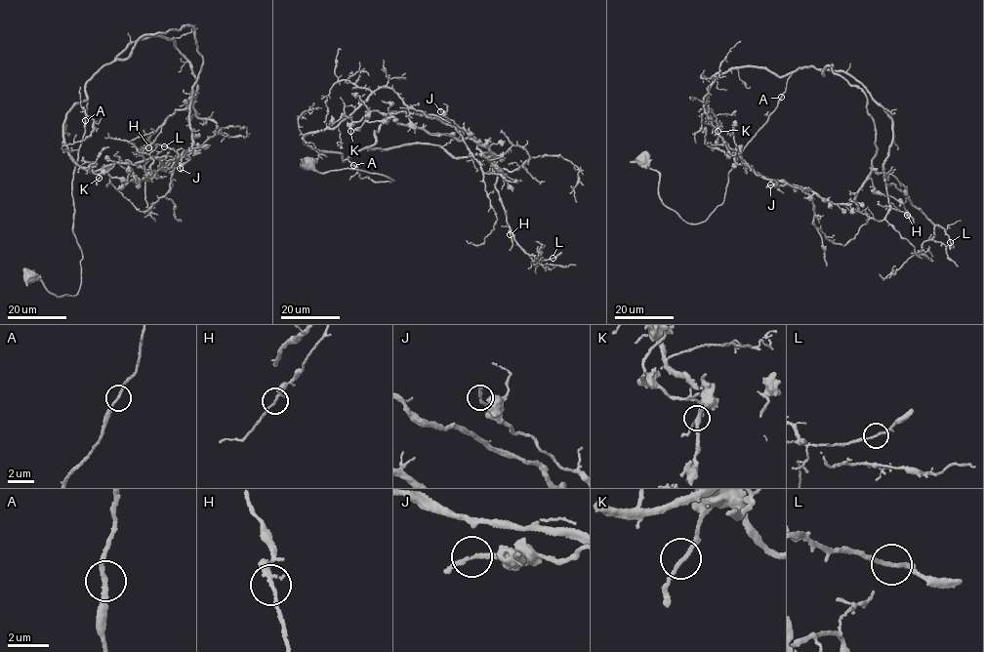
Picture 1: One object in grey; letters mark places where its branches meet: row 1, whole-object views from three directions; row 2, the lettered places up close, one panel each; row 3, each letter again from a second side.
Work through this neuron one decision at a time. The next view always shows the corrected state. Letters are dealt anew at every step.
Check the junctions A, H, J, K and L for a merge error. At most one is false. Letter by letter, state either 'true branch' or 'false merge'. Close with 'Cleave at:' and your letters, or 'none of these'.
A: true branch
H: true branch
J: true branch
K: true branch
L: true branch
Cleave at: none of these

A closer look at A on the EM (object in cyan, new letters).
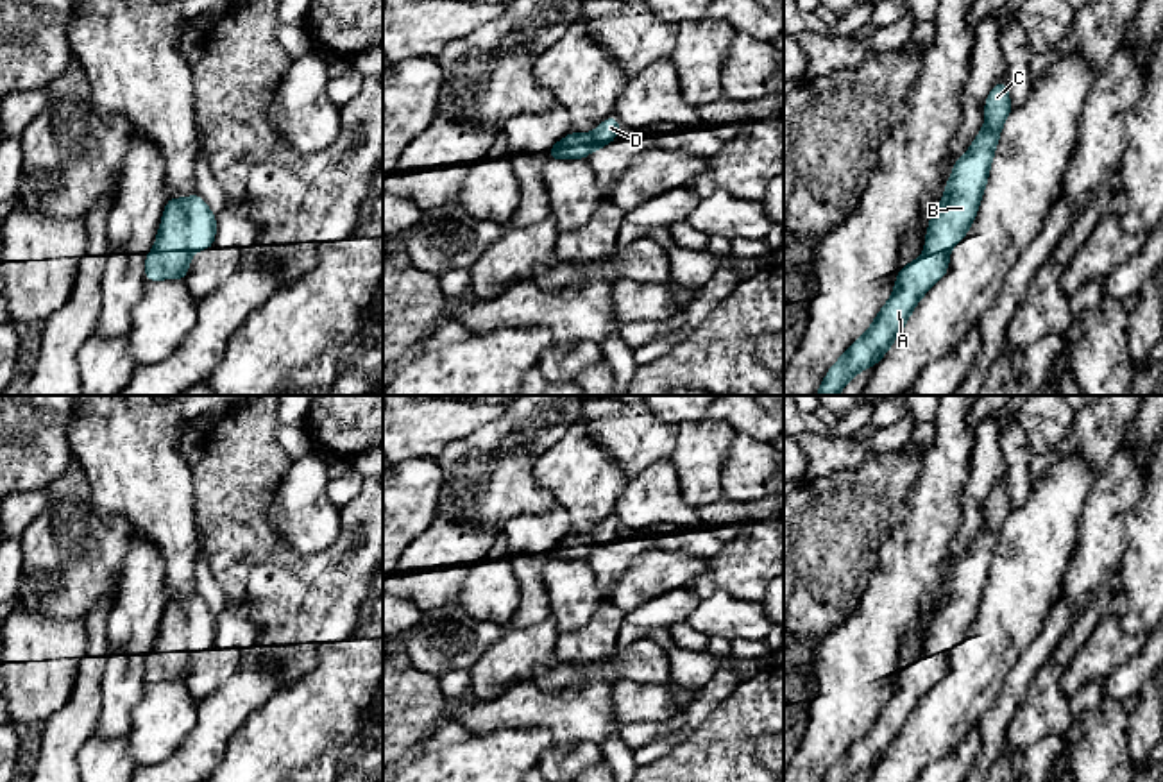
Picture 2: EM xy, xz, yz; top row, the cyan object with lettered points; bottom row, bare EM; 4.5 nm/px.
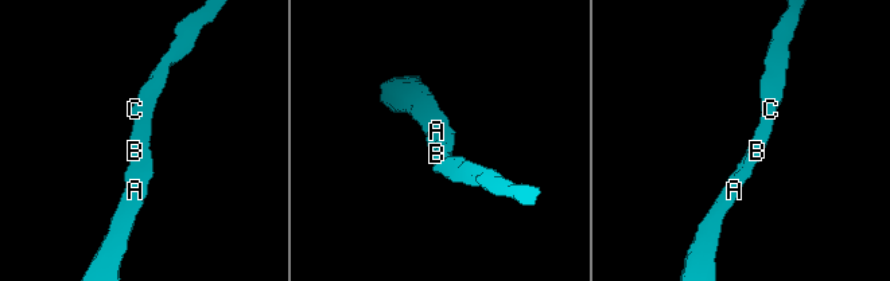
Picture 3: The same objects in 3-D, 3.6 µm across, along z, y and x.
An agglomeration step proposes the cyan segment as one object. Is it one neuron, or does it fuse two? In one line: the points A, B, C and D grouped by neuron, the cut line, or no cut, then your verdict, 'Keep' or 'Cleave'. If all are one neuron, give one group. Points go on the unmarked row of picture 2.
Groups: A B C D. No split. Keep

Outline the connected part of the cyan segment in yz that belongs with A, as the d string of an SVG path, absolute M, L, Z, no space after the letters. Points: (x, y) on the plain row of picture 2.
M1000 481L988 496L982 531L954 564L945 599L934 608L925 653L898 671L891 700L868 732L828 769L823 782L850 782L857 773L875 768L902 734L916 703L947 675L948 651L966 637L979 612L998 537L1011 512L1007 481Z

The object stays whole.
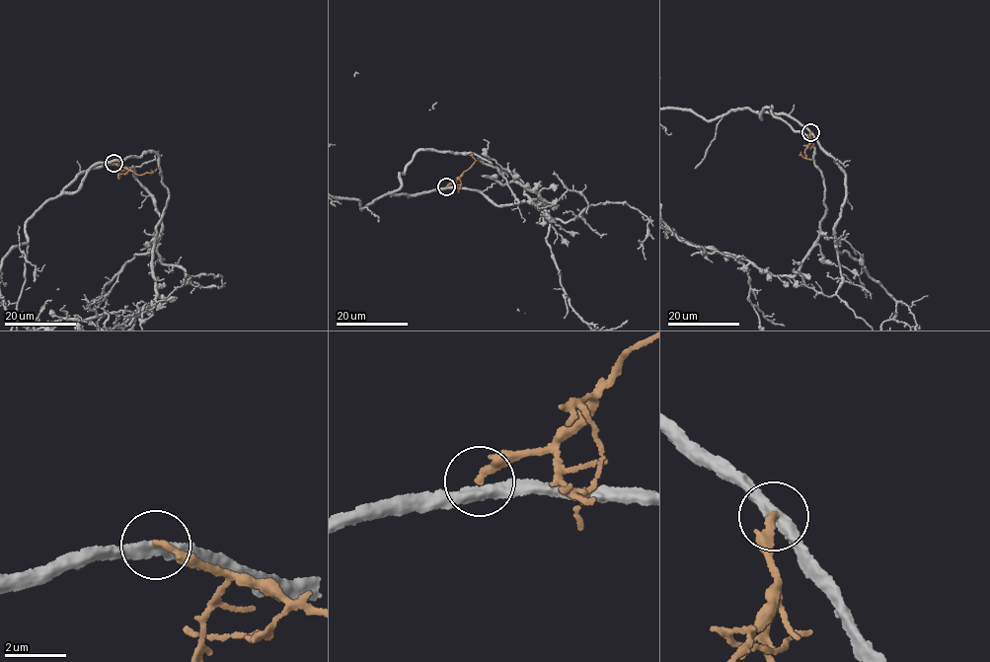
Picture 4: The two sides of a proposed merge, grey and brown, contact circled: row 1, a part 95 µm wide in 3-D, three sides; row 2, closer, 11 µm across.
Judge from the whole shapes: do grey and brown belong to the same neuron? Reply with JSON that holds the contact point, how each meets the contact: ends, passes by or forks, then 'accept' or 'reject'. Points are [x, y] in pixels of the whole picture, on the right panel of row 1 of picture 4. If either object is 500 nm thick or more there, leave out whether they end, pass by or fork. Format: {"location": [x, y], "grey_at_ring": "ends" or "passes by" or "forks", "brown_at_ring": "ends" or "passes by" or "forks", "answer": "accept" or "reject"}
{"location": [810, 132], "grey_at_ring": "passes by", "brown_at_ring": "ends", "answer": "reject"}

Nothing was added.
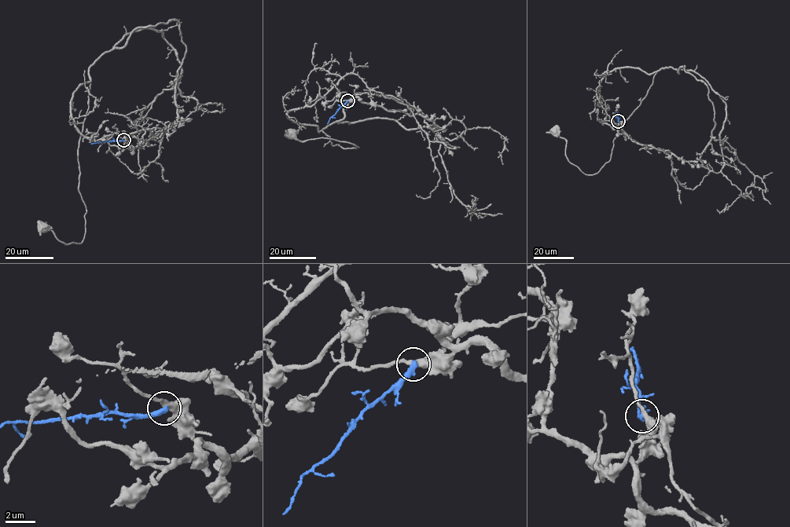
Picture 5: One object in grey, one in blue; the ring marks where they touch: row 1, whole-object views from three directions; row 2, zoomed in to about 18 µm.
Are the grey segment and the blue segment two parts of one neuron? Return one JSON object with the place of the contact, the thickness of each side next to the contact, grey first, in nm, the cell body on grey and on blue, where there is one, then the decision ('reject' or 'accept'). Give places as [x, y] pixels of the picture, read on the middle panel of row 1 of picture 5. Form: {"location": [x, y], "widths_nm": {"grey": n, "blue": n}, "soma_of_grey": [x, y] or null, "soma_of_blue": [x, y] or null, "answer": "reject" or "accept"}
{"location": [347, 100], "widths_nm": {"grey": 380, "blue": 400}, "soma_of_grey": [290, 133], "soma_of_blue": null, "answer": "reject"}

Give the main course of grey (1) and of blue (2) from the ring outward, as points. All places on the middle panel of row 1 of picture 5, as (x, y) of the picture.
1: (347, 100), (353, 97), (340, 93), (286, 115), (315, 125), (333, 146), (358, 148), (291, 135)
2: (347, 100), (329, 118), (327, 124)

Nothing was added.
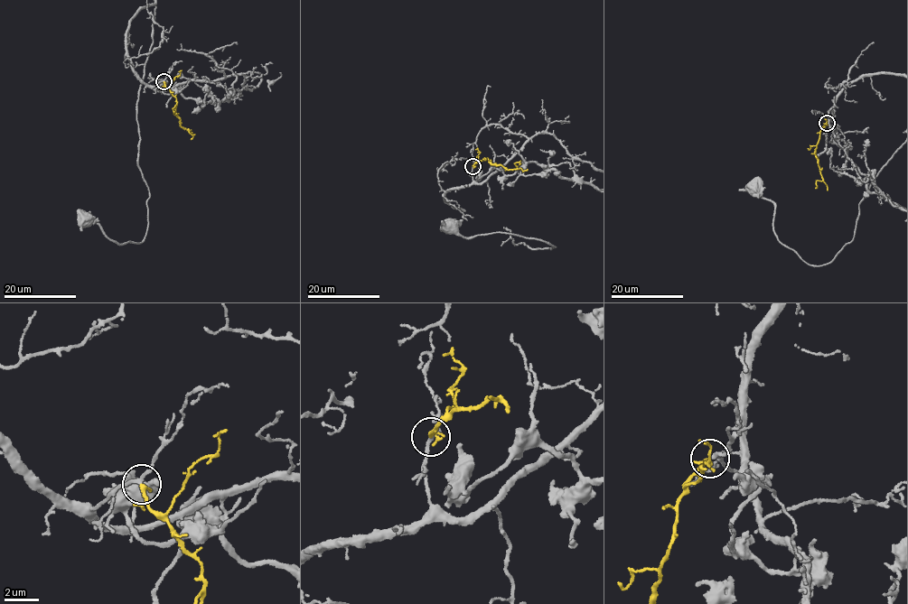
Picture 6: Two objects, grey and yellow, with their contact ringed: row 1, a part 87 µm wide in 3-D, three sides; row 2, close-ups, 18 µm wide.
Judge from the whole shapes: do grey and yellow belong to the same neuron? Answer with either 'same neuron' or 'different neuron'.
same neuron

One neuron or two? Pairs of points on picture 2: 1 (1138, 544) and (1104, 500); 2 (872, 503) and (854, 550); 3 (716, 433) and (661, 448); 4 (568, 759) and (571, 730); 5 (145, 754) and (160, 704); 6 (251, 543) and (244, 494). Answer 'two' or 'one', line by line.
1: two
2: one
3: two
4: two
5: one
6: one

